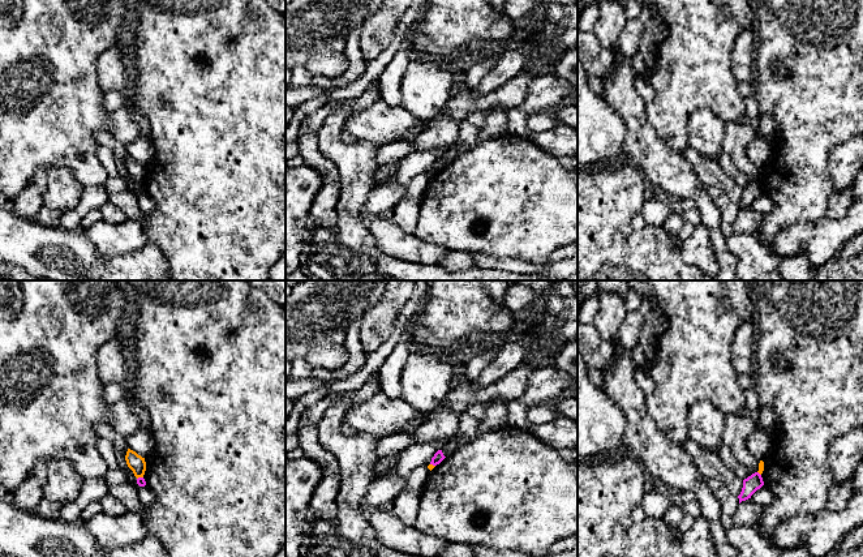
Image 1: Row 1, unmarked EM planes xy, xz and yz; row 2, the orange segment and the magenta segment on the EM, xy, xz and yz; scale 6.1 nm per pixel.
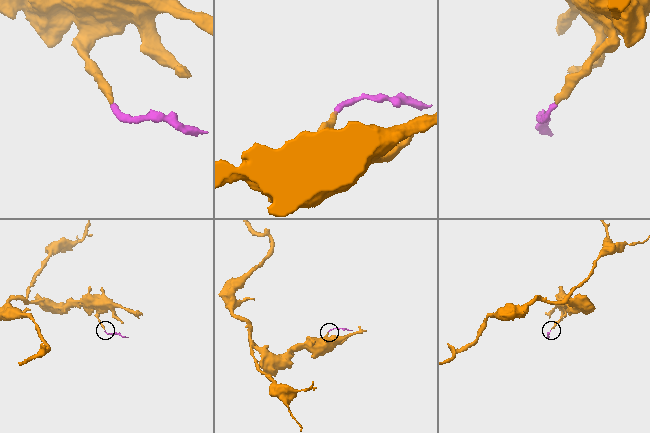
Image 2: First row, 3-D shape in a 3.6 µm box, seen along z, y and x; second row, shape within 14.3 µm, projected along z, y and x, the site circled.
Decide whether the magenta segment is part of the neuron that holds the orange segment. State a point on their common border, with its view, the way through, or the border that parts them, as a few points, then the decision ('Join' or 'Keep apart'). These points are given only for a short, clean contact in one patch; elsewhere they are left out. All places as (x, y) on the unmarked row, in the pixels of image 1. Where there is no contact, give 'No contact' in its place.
Touches orange at xy (140, 184). Boundary: xy (142, 184), (137, 187). Keep apart

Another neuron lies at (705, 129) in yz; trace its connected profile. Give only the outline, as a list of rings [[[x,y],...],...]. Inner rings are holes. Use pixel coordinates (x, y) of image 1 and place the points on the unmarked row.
[[[696,110],[690,113],[688,142],[704,158],[717,160],[722,151],[725,121],[709,110]]]

